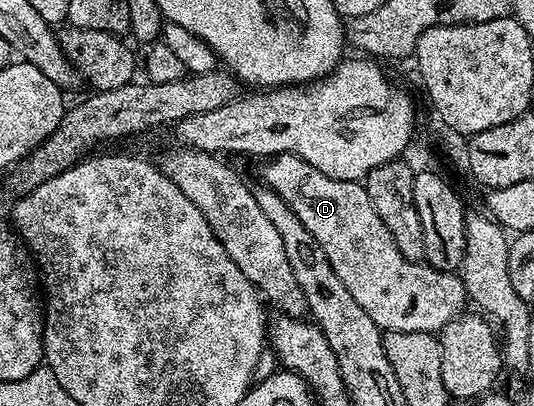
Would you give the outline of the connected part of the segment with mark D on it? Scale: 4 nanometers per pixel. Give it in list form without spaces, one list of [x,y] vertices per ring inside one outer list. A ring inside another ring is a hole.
[[[281,152],[267,161],[263,183],[274,189],[298,214],[298,218],[326,250],[334,274],[342,278],[358,306],[374,318],[385,333],[439,333],[451,320],[465,311],[466,295],[461,277],[456,272],[440,272],[426,262],[402,258],[394,246],[386,222],[378,218],[370,194],[359,180],[339,180],[314,170],[310,162],[290,152]]]

